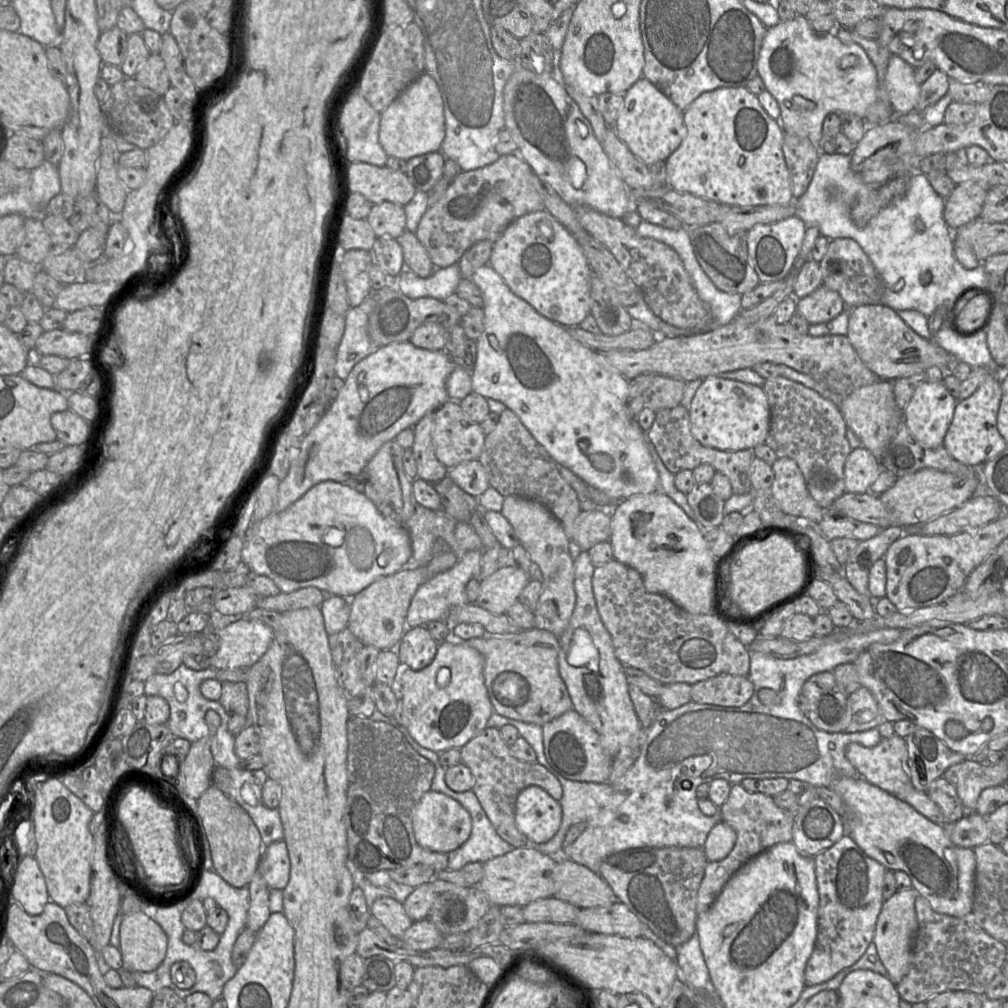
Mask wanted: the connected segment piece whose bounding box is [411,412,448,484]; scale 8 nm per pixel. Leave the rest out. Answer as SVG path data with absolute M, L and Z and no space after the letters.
M434 412L425 414L414 426L414 441L411 447L417 470L417 478L435 484L447 476L448 469L436 458L431 429Z

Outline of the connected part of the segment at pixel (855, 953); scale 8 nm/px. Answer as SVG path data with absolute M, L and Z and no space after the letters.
M845 834L828 849L814 856L819 893L818 930L813 951L805 967L805 985L814 986L832 979L857 962L873 941L883 897L887 869L870 858Z

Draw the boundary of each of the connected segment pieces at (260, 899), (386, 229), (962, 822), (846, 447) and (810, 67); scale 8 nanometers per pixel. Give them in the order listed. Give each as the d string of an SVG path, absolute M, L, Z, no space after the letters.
M258 871L247 887L250 892L250 904L246 917L246 927L258 933L271 914L269 910L270 889Z
M391 201L375 203L367 221L376 236L398 238L406 230L404 206Z
M977 813L964 815L953 825L947 825L950 840L955 846L975 848L989 841L987 818Z
M783 376L766 379L762 387L770 409L770 428L765 444L778 458L788 457L797 463L811 497L822 509L828 509L846 492L844 464L852 450L839 407L816 391Z
M797 15L792 20L767 28L757 62L757 75L778 102L783 131L809 139L819 151L819 157L824 153L821 141L825 117L837 113L853 114L863 119L868 107L876 100L877 72L865 50L859 44L842 42L832 32L817 34L805 16Z

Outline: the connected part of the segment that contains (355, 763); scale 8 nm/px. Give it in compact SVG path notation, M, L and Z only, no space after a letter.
M349 716L347 721L347 793L345 828L348 858L364 873L380 870L409 868L417 864L429 866L440 872L447 869L448 853L435 852L420 846L413 830L413 813L421 797L429 790L435 767L413 749L403 734L389 723L371 717Z

